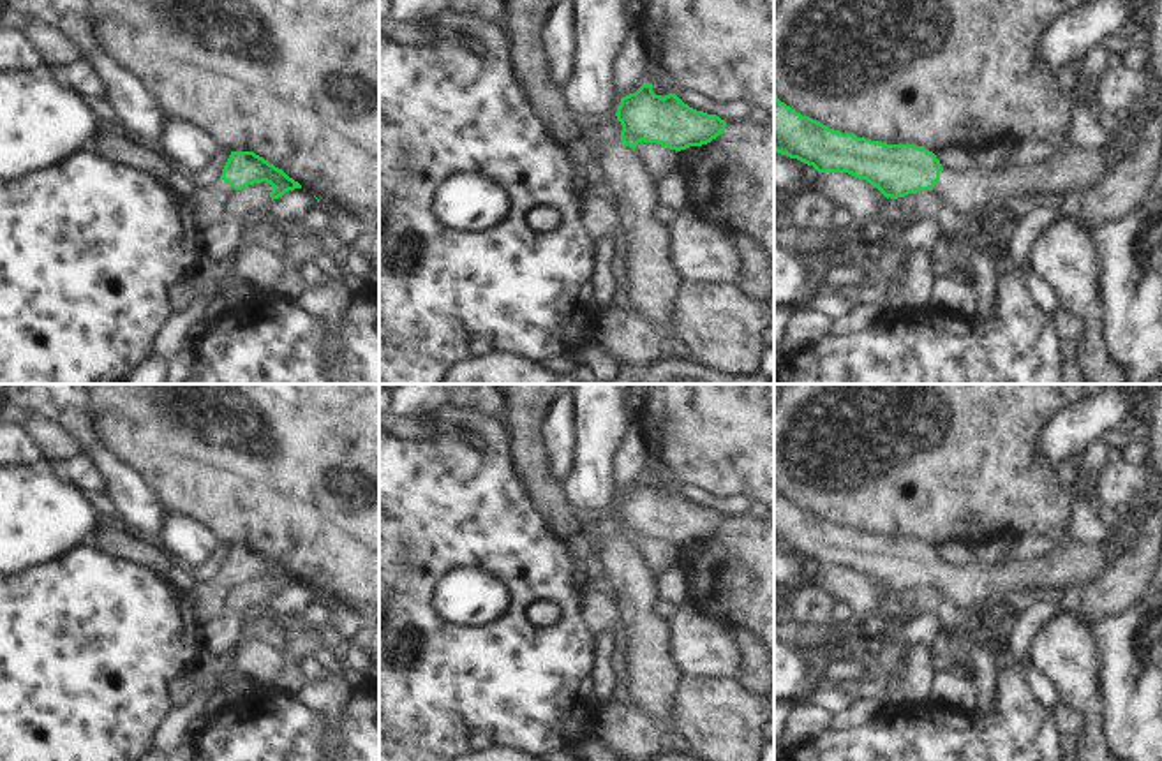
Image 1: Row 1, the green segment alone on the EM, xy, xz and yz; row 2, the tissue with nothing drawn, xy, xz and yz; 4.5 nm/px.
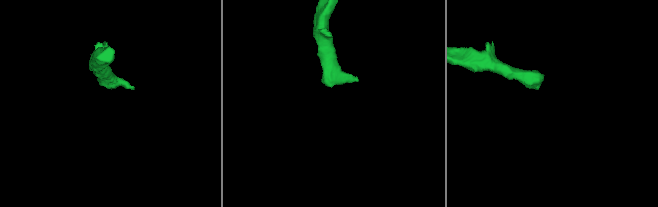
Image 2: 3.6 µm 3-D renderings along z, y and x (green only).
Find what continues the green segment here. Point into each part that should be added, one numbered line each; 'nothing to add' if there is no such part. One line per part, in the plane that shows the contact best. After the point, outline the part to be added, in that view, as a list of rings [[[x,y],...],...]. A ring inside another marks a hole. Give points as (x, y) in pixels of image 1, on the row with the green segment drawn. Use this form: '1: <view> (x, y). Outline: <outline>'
1: yz (974, 189). Outline: [[[1067,150],[1047,164],[1033,167],[986,169],[977,164],[957,171],[942,169],[933,192],[947,208],[966,217],[980,210],[993,210],[1014,197],[1037,204],[1044,194],[1072,194],[1091,188],[1106,174],[1102,150]]]

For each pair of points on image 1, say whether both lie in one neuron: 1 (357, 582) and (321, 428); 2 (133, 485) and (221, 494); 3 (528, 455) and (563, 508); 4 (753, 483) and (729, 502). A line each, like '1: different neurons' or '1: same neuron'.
1: same neuron
2: different neurons
3: same neuron
4: different neurons

